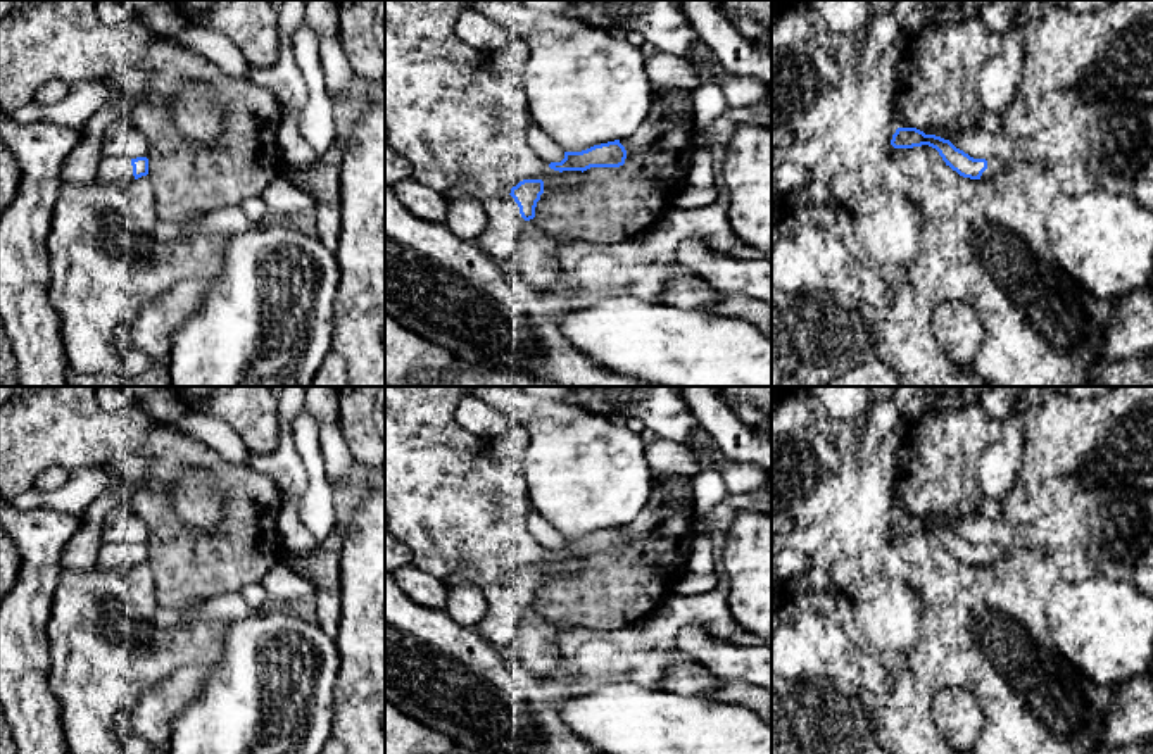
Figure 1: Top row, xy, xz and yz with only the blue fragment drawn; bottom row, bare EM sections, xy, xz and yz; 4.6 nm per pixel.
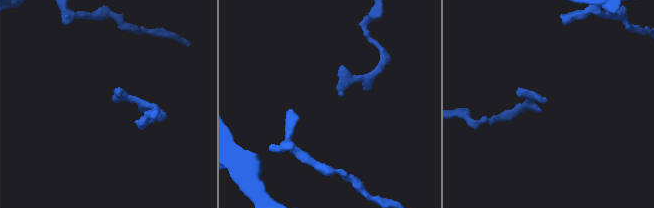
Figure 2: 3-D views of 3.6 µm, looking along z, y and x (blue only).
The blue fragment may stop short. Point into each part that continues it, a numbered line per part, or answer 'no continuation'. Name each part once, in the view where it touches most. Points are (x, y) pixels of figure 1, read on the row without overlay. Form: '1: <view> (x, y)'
1: xz (499, 627)

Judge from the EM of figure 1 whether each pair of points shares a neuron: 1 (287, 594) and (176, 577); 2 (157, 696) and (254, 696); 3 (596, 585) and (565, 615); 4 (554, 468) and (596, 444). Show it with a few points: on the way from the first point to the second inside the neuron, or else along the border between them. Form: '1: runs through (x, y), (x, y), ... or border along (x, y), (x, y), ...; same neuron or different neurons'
1: border along (278, 561), (259, 582); different neurons
2: border along (206, 666), (202, 687), (175, 718), (171, 730); different neurons
3: runs through (589, 592), (572, 608); same neuron
4: runs through (565, 468), (573, 466), (585, 454); same neuron

